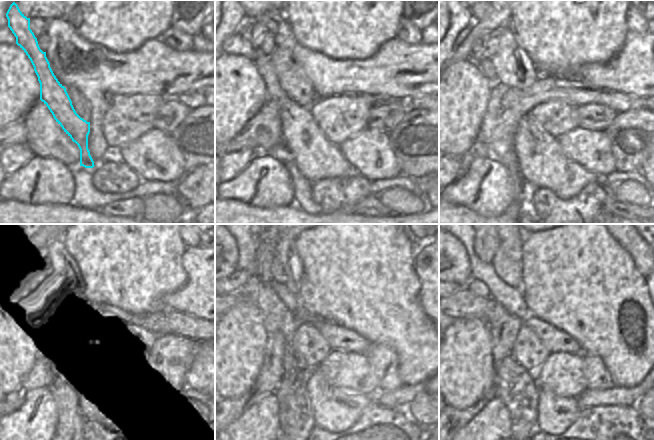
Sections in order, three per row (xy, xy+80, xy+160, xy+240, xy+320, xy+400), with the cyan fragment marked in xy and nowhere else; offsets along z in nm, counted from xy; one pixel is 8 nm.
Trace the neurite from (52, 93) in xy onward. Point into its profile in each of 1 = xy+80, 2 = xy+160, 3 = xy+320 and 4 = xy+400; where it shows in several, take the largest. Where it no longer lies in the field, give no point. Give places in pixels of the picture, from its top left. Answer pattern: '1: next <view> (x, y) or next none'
1: next xy+80 (316, 158)
2: next xy+160 (543, 164)
3: next xy+320 (335, 410)
4: next xy+400 (555, 414)

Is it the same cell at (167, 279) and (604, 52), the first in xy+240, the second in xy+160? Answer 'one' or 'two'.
one

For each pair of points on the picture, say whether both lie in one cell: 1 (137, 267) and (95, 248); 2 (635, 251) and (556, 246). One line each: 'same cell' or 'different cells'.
1: same cell
2: different cells

